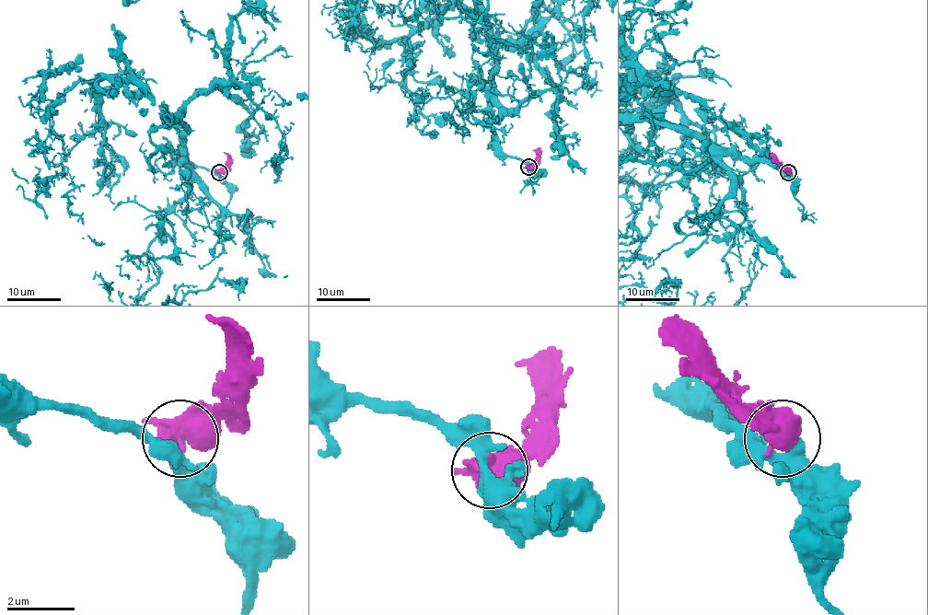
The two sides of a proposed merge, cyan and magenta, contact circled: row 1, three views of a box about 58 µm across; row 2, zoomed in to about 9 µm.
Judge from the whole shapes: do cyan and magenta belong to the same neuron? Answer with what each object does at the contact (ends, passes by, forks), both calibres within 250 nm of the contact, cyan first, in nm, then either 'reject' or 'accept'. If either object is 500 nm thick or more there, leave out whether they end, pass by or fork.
calibres 360 and 850 nm; reject

